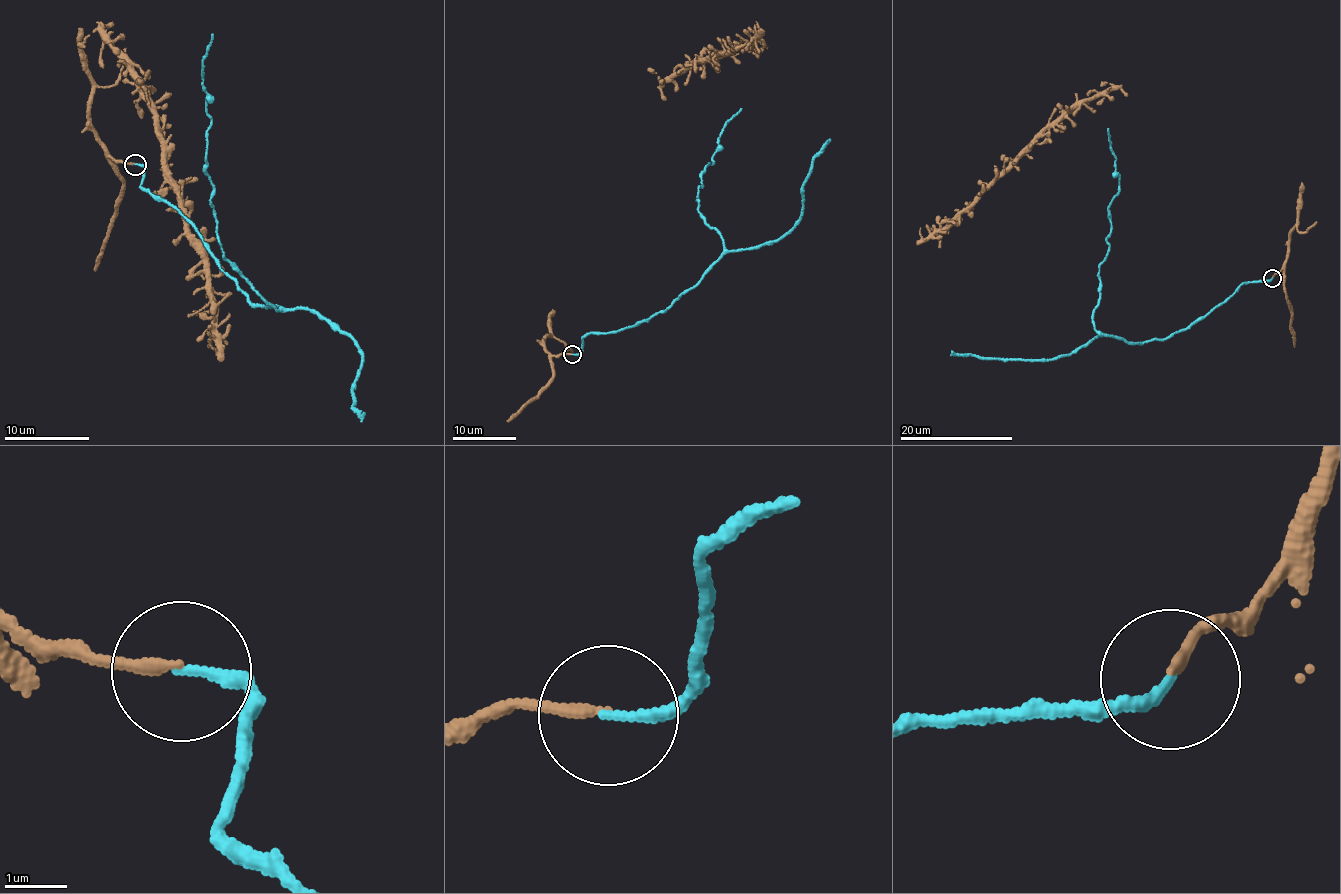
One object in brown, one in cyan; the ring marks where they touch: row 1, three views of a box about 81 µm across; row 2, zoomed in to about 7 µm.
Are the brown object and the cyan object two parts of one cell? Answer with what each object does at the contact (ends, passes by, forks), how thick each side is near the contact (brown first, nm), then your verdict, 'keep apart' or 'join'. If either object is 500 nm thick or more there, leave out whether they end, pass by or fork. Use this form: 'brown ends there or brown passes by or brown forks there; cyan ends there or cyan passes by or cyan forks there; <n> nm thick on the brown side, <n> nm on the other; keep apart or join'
brown ends there; cyan ends there; 170 nm thick on the brown side, 160 nm on the other; join

